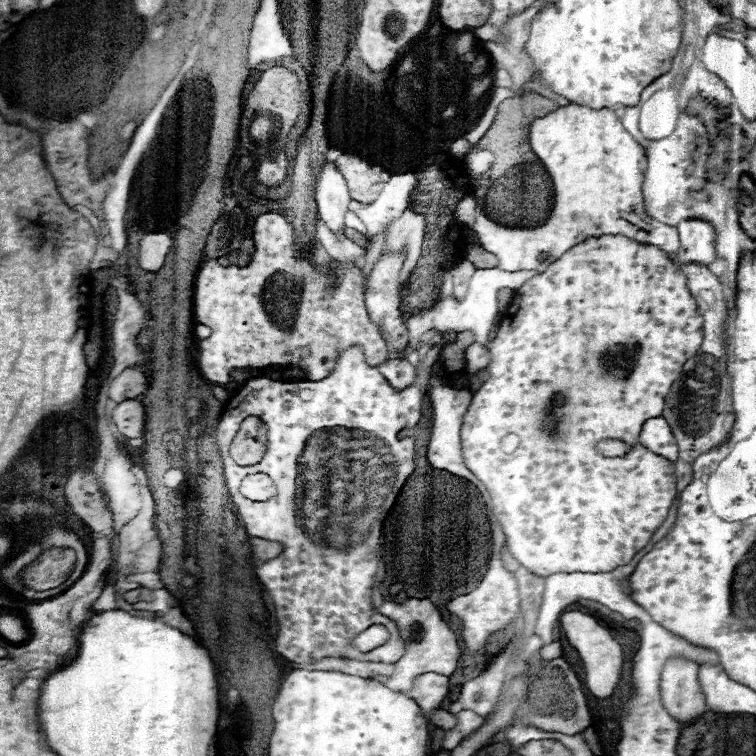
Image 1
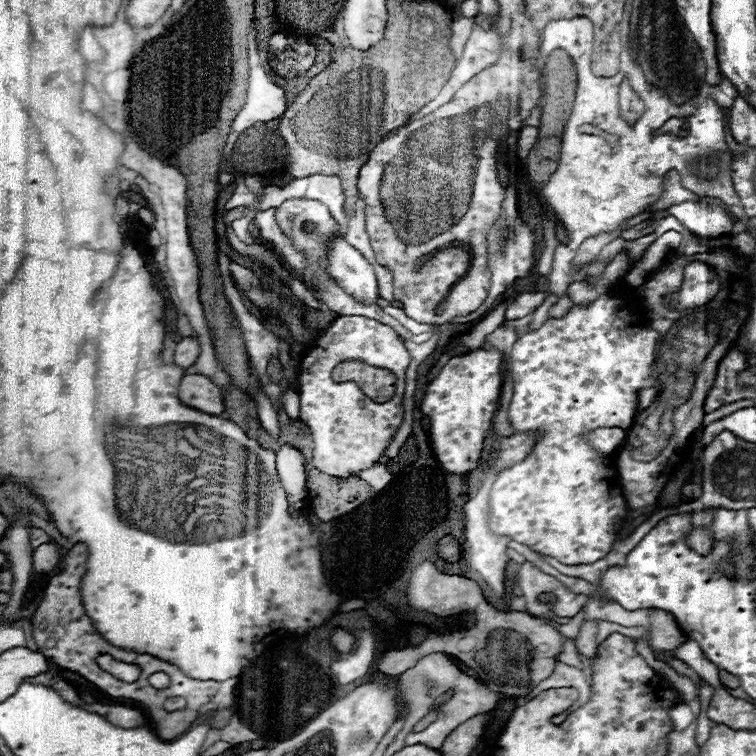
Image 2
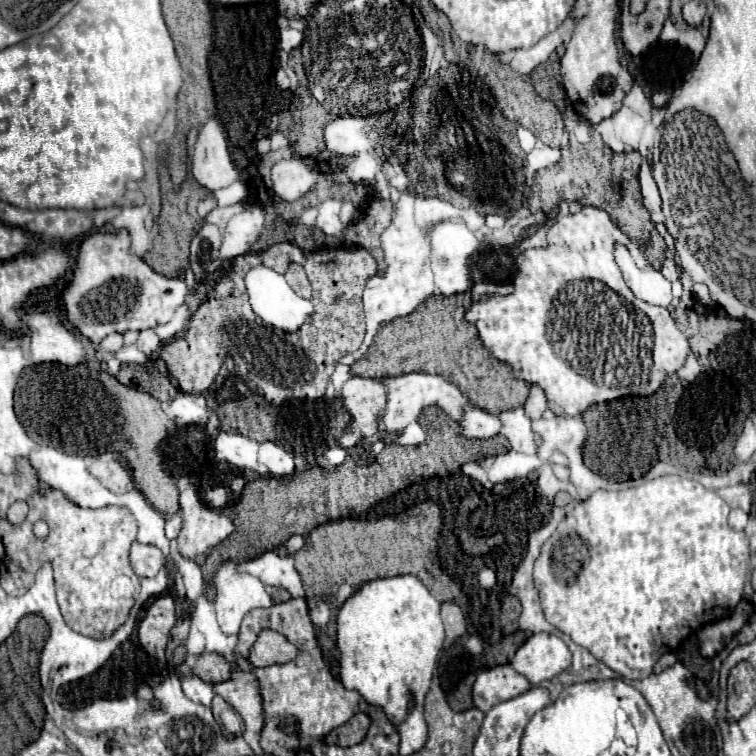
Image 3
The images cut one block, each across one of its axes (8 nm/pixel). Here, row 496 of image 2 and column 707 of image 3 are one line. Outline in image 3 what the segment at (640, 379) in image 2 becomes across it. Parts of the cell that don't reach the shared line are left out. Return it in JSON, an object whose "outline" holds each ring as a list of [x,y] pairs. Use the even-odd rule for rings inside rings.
{"outline":[[[662,476],[656,480],[648,480],[642,486],[628,488],[628,490],[618,490],[618,492],[598,490],[588,500],[580,502],[580,506],[584,510],[582,520],[578,522],[574,518],[574,508],[572,508],[566,514],[566,518],[560,522],[558,530],[548,540],[548,544],[544,544],[540,558],[536,560],[536,566],[534,566],[534,584],[540,592],[540,602],[542,602],[546,620],[552,626],[556,626],[560,632],[564,632],[574,644],[590,650],[598,660],[602,660],[618,676],[630,678],[630,680],[640,680],[644,676],[650,676],[656,660],[664,652],[674,650],[676,644],[682,642],[690,632],[696,632],[710,622],[722,620],[736,610],[738,602],[742,600],[744,582],[746,582],[746,574],[750,568],[750,544],[748,544],[748,536],[744,534],[744,530],[738,532],[728,526],[730,506],[716,492],[706,490],[696,480],[688,480],[682,476]]]}

